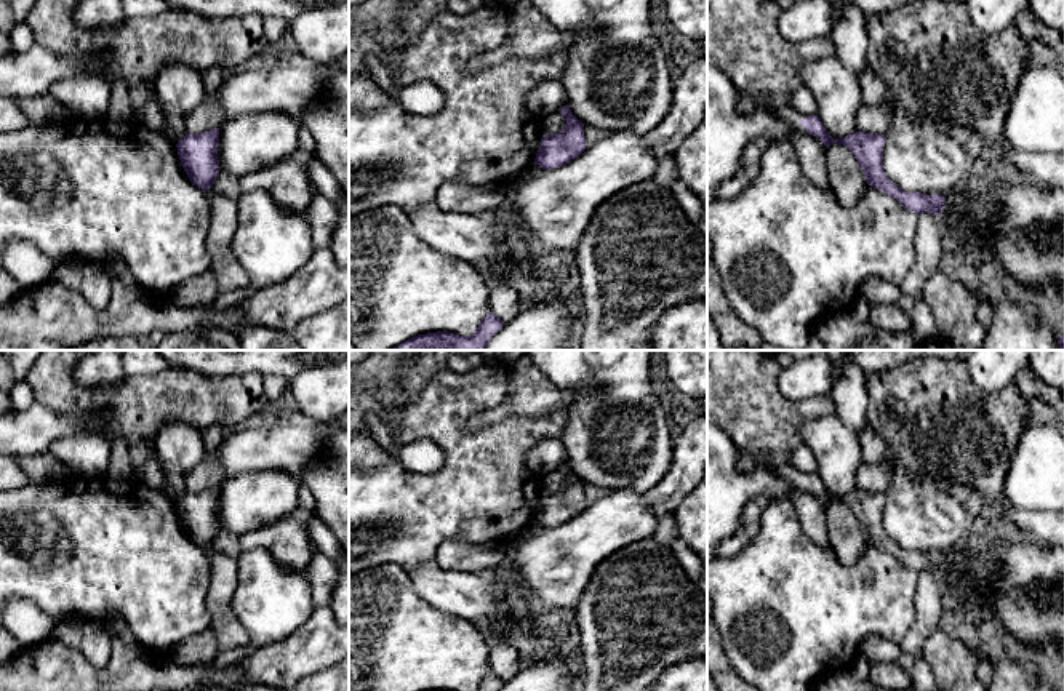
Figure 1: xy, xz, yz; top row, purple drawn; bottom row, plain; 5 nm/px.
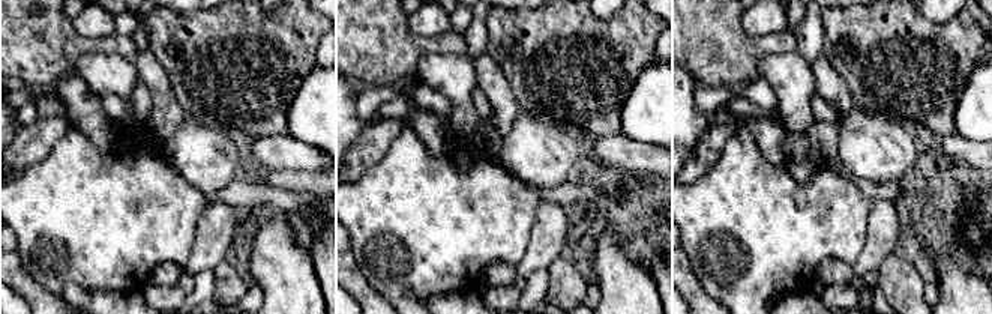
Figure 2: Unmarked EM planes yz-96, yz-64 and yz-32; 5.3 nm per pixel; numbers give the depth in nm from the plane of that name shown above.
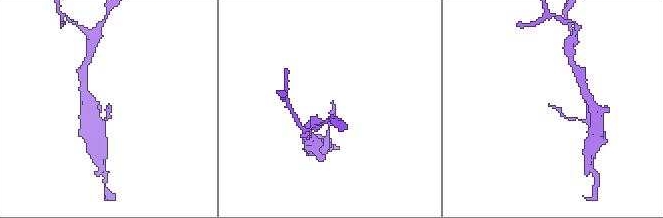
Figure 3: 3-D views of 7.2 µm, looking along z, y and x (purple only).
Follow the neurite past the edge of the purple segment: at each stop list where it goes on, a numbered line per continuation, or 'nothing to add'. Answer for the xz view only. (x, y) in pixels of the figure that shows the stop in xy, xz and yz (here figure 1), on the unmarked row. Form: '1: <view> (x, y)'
nothing to add

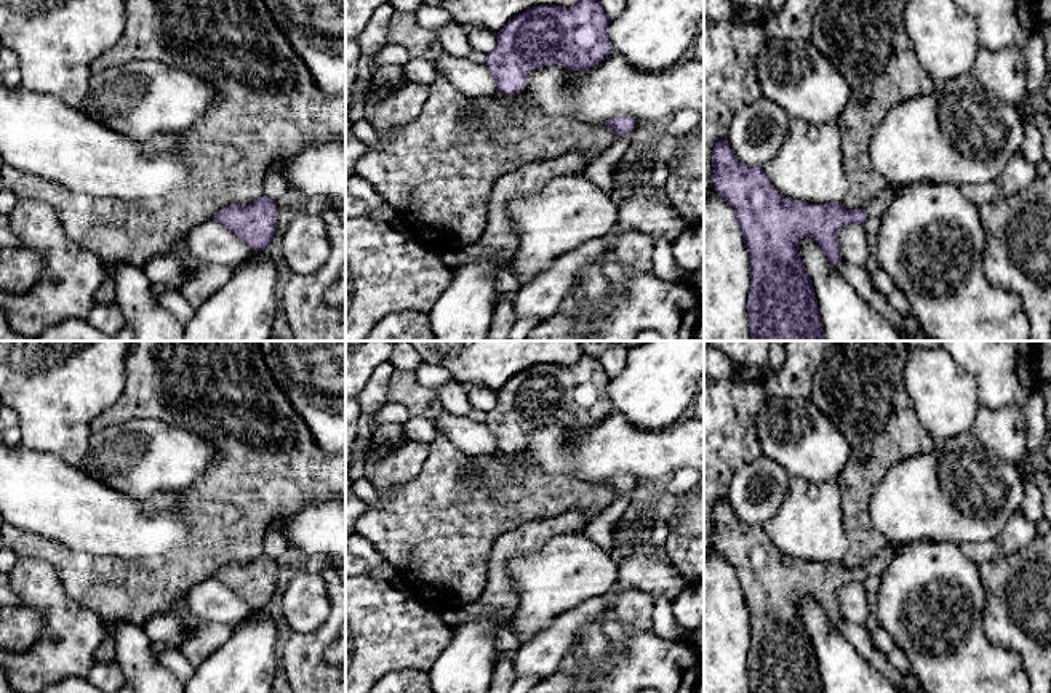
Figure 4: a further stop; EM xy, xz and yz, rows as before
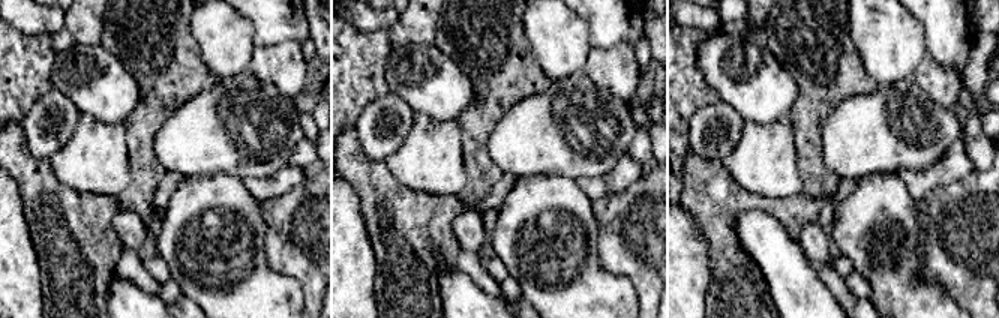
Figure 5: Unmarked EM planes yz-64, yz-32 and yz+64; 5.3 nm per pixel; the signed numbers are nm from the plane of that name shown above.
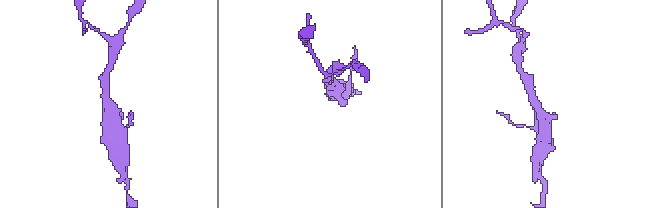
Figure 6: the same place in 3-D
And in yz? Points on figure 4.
1: yz (877, 565)

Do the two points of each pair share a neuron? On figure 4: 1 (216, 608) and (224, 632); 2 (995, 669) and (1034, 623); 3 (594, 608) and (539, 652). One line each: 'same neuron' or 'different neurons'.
1: different neurons
2: different neurons
3: same neuron

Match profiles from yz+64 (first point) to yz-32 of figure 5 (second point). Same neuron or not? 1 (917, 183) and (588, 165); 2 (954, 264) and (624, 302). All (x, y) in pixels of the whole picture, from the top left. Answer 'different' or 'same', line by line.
1: different
2: different

